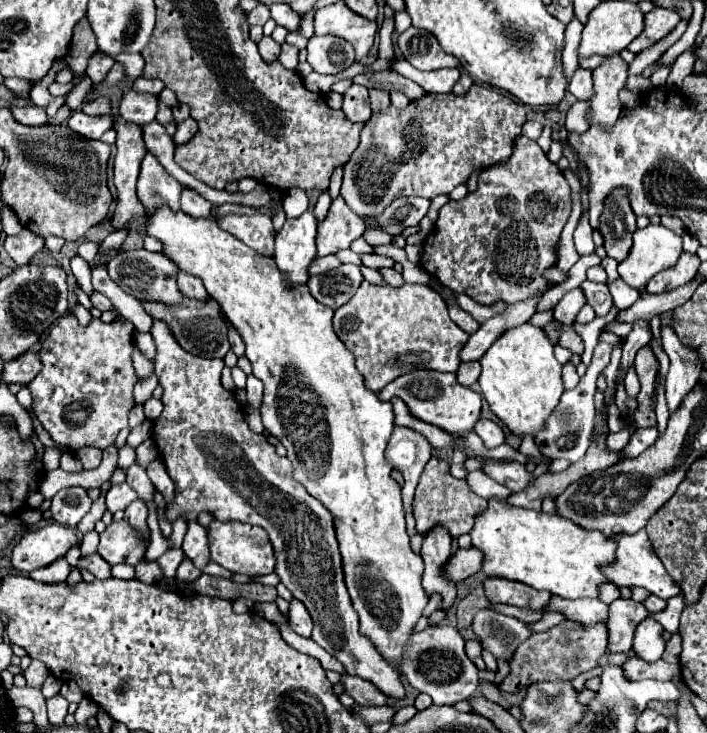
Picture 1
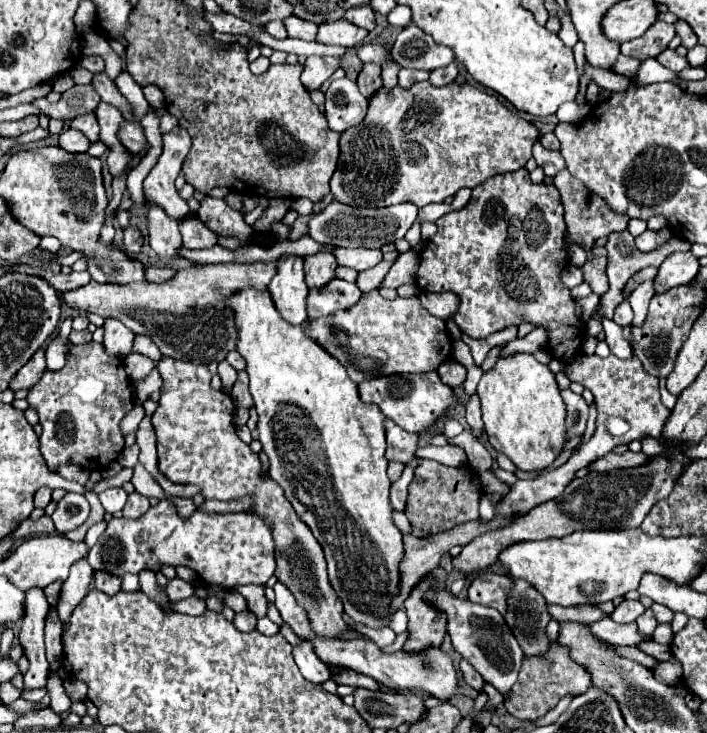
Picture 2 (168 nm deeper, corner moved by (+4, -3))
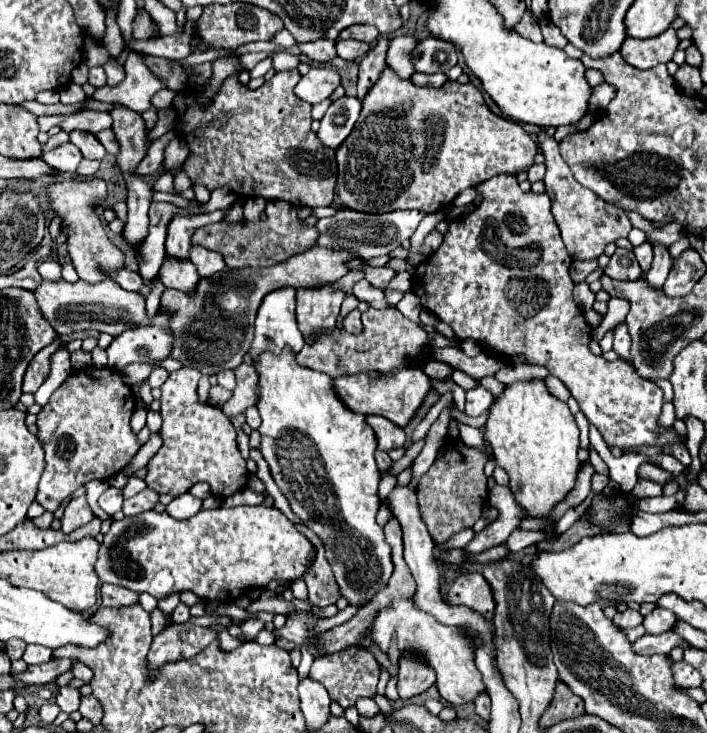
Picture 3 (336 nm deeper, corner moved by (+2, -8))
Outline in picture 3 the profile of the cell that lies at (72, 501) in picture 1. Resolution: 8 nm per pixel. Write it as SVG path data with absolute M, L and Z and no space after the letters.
M85 497L71 499L69 505L65 507L63 517L61 517L61 531L63 531L63 533L71 533L71 531L75 531L77 527L89 523L91 519L93 519L93 511L91 511L91 507L87 505L87 499L85 499Z

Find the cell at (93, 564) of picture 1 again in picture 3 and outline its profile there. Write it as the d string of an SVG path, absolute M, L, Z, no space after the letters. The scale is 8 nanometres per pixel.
M101 585L101 605L105 607L123 607L123 605L135 605L137 603L137 593L125 587L115 587L115 585Z

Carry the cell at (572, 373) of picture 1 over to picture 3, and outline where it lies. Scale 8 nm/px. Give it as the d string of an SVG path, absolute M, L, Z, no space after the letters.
M549 375L549 377L545 377L545 383L547 383L547 387L549 387L549 391L551 391L551 395L555 395L557 399L561 399L561 401L567 401L567 399L571 397L571 393L569 393L569 389L565 387L565 383L563 383L563 381L559 381L557 377L553 377L553 375Z

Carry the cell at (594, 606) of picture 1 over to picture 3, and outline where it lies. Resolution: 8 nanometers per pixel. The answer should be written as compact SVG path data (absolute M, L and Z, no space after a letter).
M665 631L661 635L649 635L649 633L645 633L643 637L639 637L637 641L631 643L633 651L639 653L639 655L655 655L655 653L667 655L675 645L687 647L689 643L685 643L685 639L681 639L679 635L675 635L675 631Z

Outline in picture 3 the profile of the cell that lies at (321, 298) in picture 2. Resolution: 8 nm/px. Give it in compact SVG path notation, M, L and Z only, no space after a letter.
M353 309L345 319L343 319L343 327L347 329L347 331L351 331L351 333L355 333L355 331L361 331L361 311L359 309Z

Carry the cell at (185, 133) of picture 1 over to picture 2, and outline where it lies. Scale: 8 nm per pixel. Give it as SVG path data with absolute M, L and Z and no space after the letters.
M177 126L171 132L163 134L163 154L143 182L147 202L161 206L165 214L169 214L169 218L177 218L177 222L195 214L175 188L175 178L183 166L189 148L191 138L183 128Z

